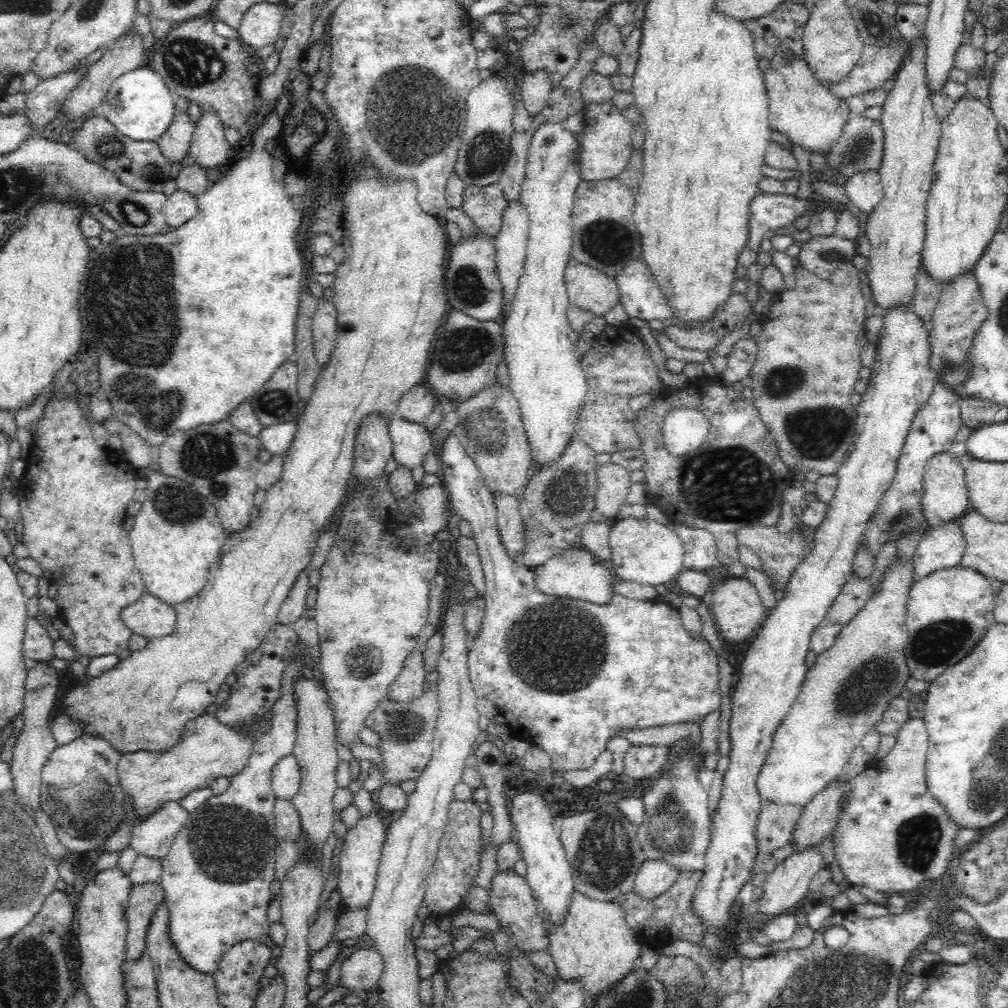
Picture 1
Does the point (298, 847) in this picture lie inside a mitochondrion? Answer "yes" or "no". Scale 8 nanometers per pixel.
yes

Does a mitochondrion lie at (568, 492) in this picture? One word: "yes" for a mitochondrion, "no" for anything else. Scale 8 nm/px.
yes

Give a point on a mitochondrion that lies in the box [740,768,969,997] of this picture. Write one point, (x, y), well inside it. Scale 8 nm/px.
(916, 839)

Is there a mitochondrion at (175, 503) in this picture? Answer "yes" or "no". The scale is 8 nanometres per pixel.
yes

